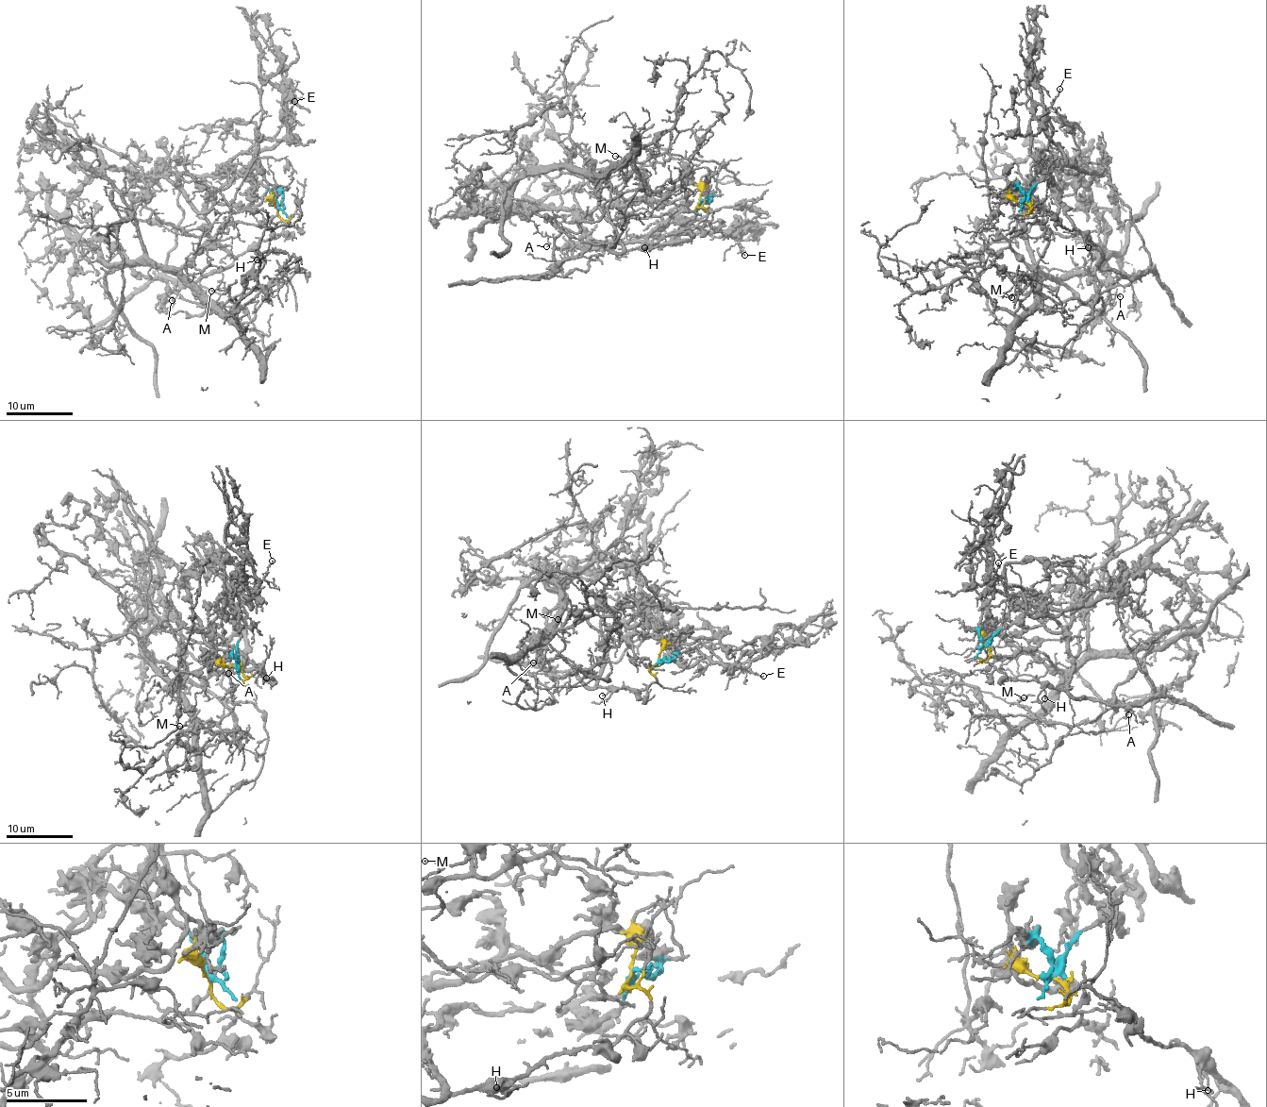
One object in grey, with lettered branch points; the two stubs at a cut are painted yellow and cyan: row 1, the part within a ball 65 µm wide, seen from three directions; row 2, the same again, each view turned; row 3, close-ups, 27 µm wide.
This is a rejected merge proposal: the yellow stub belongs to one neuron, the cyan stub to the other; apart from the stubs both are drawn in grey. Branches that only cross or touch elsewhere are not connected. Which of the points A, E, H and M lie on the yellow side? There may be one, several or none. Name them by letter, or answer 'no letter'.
A, E, H, M

